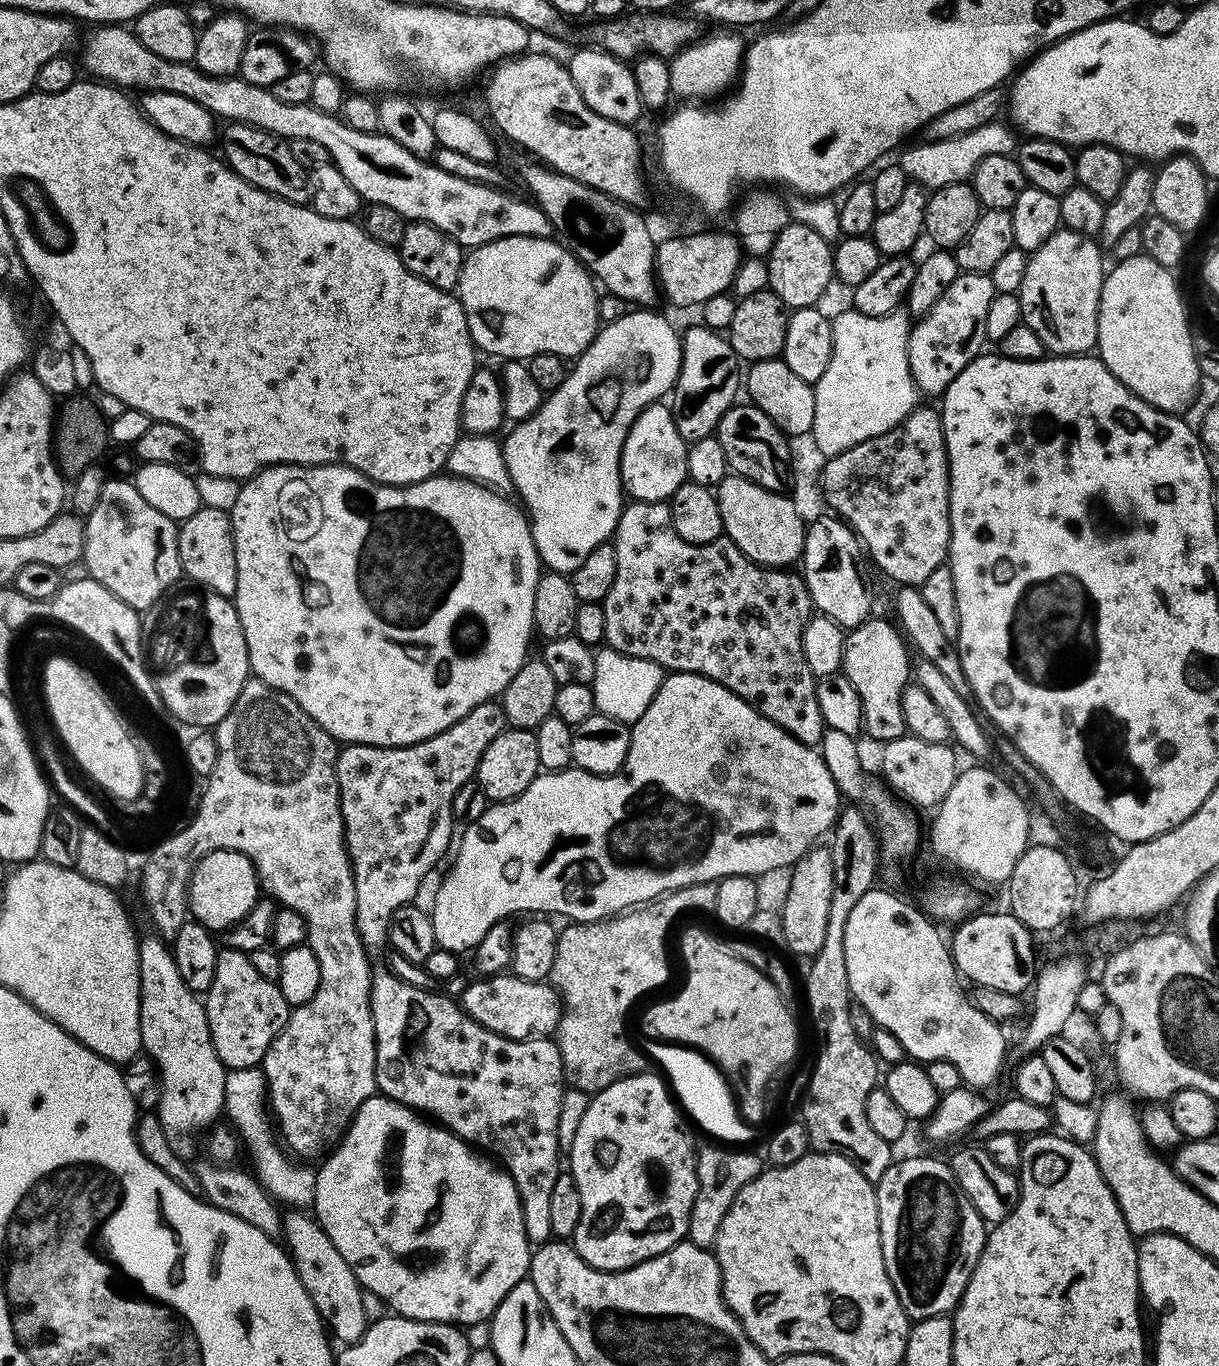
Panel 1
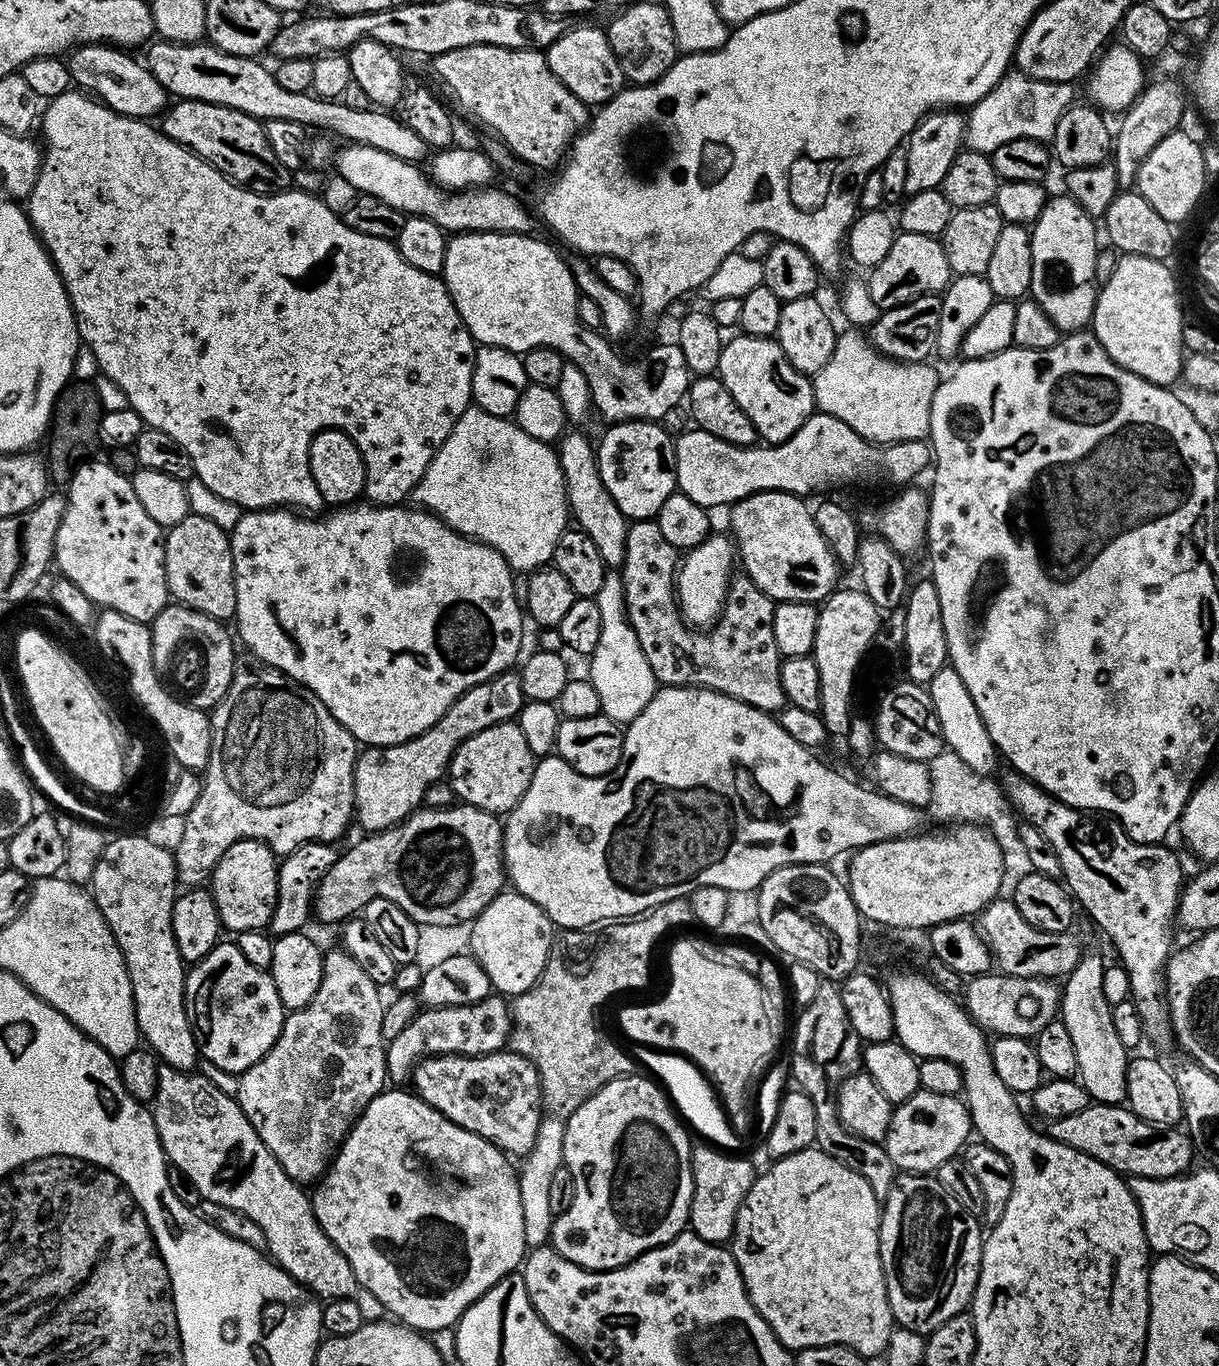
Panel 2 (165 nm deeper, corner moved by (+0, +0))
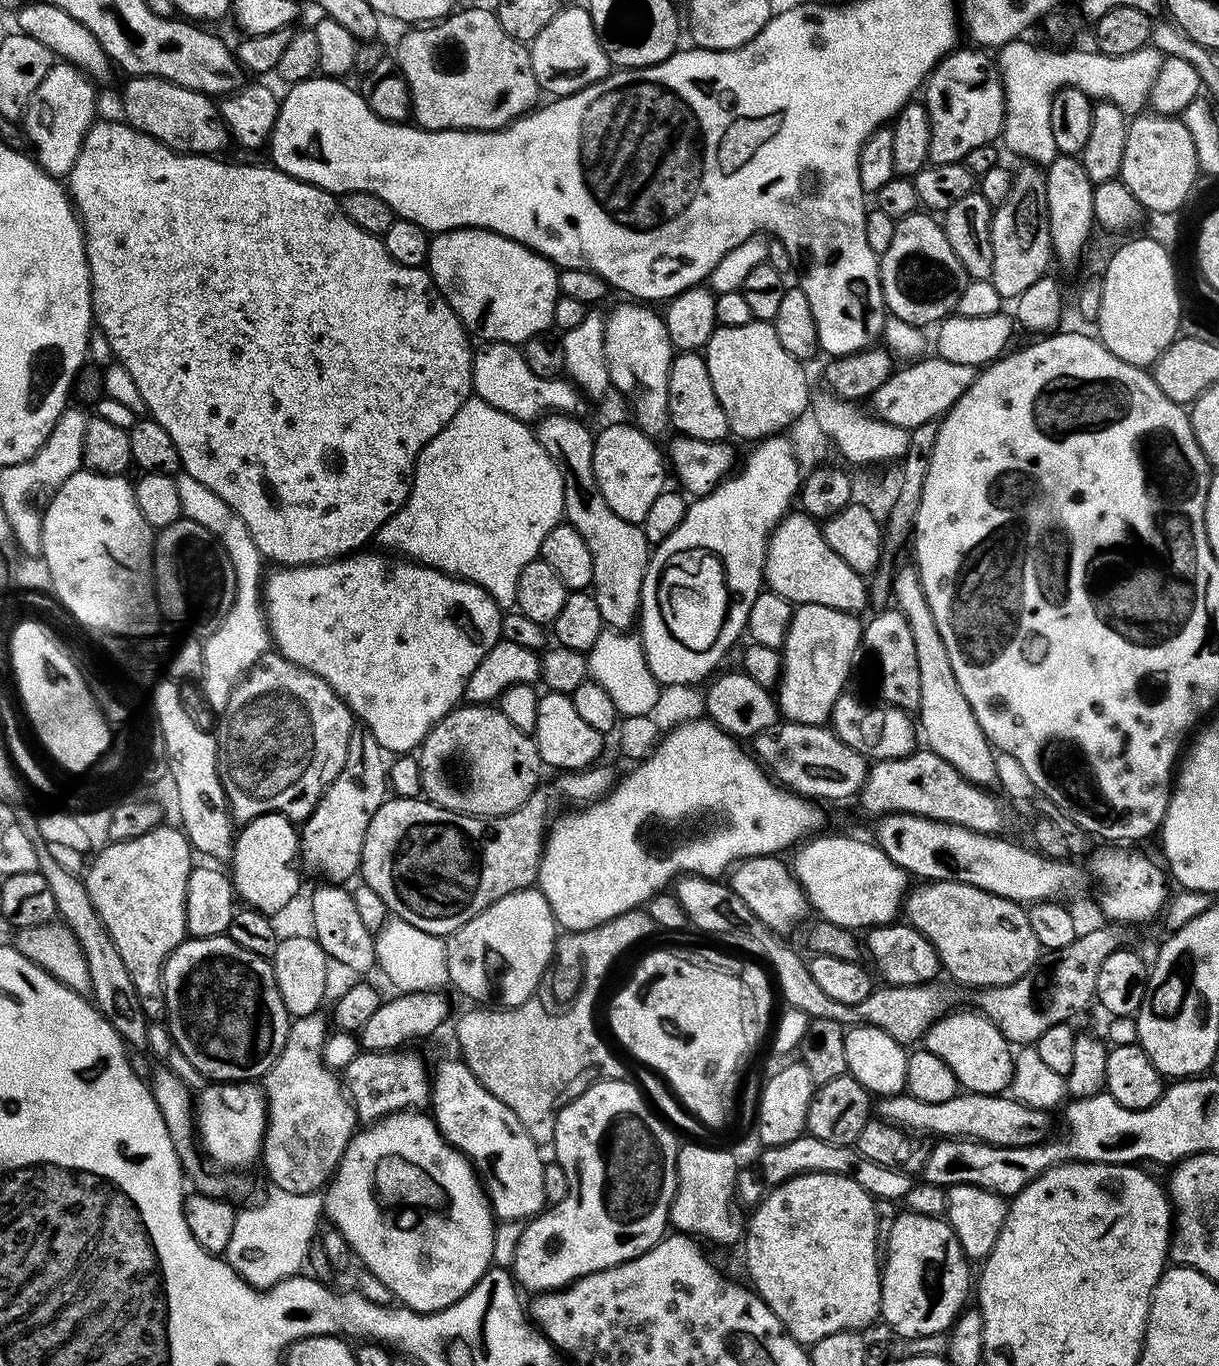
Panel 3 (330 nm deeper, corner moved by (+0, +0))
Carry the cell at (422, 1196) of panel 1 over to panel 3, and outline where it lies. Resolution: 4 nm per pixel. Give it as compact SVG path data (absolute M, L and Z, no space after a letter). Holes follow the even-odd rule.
M391 1112L353 1135L326 1185L323 1215L346 1238L351 1255L381 1279L403 1307L425 1313L457 1304L493 1267L498 1221L468 1157L445 1140L431 1115L422 1113Z

